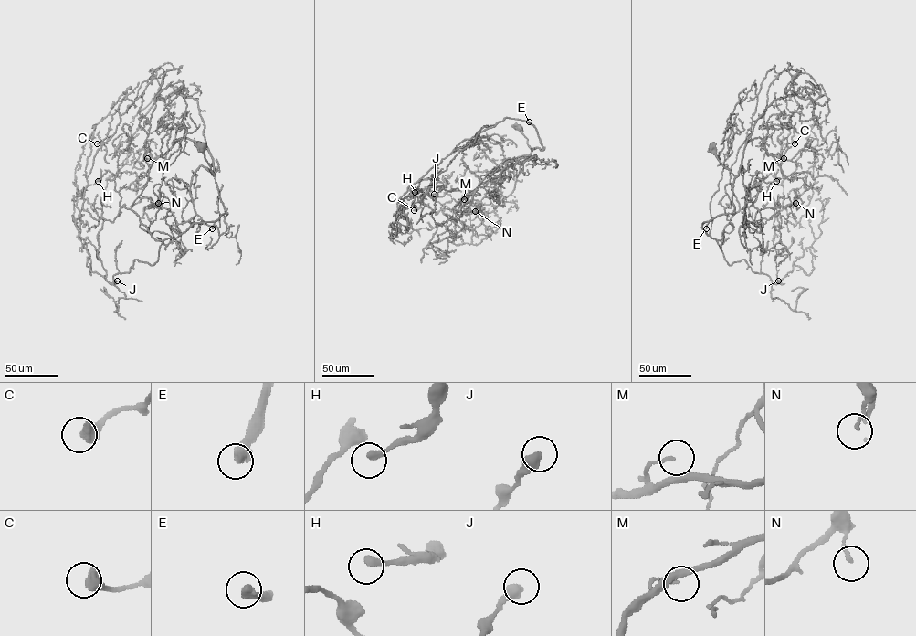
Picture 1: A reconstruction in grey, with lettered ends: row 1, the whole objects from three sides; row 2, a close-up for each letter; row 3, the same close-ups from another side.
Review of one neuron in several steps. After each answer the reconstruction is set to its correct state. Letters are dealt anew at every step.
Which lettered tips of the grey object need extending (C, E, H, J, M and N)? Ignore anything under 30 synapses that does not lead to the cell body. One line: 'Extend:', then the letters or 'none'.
Extend: E

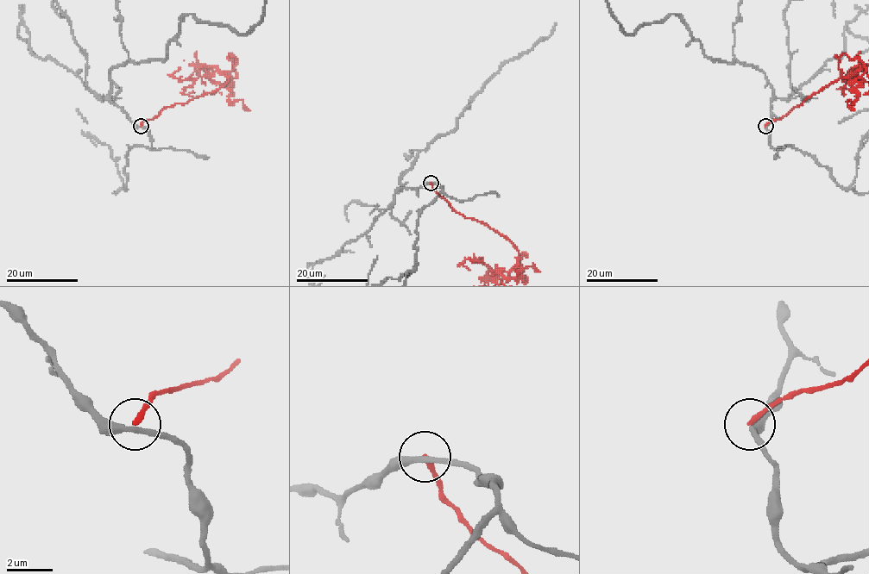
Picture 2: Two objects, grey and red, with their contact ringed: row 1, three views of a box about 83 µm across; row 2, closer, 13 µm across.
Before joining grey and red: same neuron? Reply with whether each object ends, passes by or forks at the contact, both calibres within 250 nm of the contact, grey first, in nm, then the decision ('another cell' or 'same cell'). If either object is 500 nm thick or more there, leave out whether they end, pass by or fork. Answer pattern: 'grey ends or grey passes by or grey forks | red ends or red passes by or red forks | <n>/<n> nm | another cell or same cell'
grey passes by | red ends | 240/220 nm | another cell

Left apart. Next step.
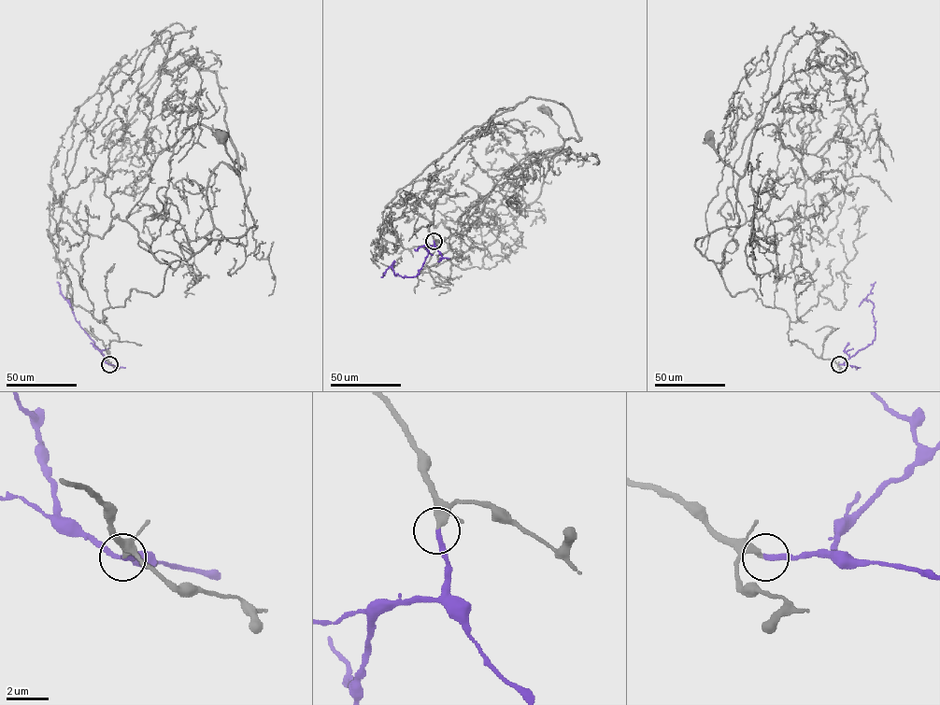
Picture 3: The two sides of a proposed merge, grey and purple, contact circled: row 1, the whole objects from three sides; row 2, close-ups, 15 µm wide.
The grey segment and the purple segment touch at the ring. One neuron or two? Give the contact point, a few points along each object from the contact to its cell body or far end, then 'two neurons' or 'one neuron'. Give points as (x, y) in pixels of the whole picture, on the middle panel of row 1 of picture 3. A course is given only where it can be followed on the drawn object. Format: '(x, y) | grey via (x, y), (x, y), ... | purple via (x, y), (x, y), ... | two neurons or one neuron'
(434, 241) | grey via (434, 241), (443, 190), (427, 186), (496, 116), (529, 97), (553, 100), (578, 140), (563, 142), (547, 110) | purple via (434, 241), (419, 274), (411, 277), (395, 275), (390, 267), (381, 276) | one neuron

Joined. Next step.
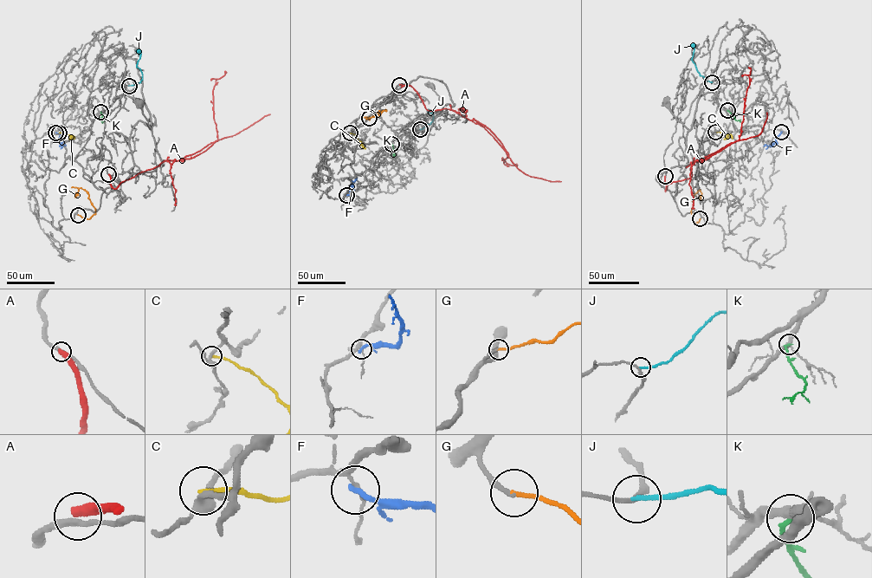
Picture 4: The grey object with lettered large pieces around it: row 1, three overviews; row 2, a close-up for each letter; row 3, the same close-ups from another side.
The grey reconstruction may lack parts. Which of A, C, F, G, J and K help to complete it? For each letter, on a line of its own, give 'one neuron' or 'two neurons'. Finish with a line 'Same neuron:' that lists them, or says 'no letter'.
A: two neurons
C: two neurons
F: two neurons
G: one neuron
J: two neurons
K: two neurons
Same neuron: G

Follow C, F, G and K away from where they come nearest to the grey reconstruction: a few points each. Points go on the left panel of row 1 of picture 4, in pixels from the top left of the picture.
C: (59, 133), (72, 135), (74, 139)
F: (55, 133), (59, 133), (60, 146), (66, 146)
G: (78, 215), (89, 219), (95, 214), (94, 208), (87, 192), (81, 188), (74, 198)
K: (100, 112), (102, 122)

